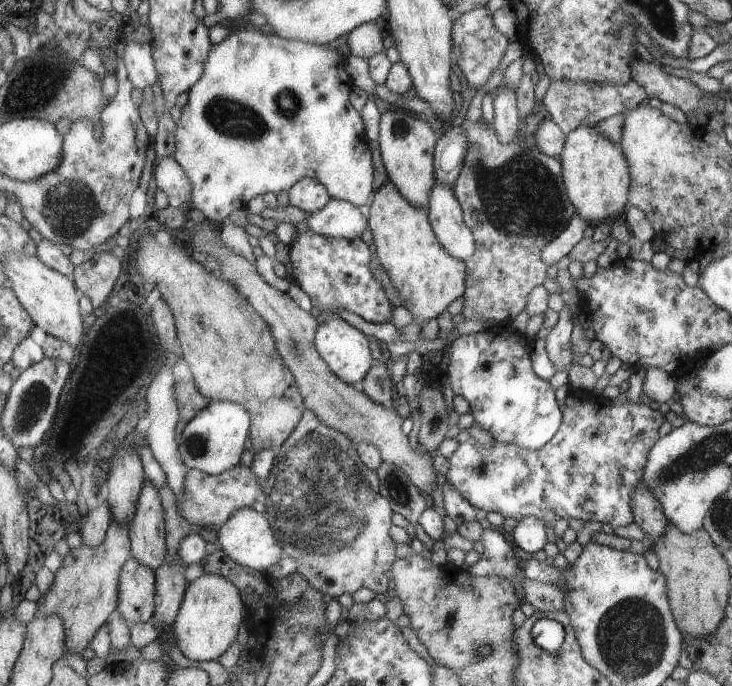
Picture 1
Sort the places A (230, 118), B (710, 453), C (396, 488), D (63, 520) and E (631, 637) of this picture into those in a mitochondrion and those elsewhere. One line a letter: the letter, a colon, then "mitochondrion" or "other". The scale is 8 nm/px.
A: mitochondrion
B: mitochondrion
C: mitochondrion
D: other
E: mitochondrion

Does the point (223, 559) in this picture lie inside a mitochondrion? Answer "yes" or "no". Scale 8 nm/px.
no

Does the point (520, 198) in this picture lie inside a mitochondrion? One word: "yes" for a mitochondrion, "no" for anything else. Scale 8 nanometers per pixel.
yes

